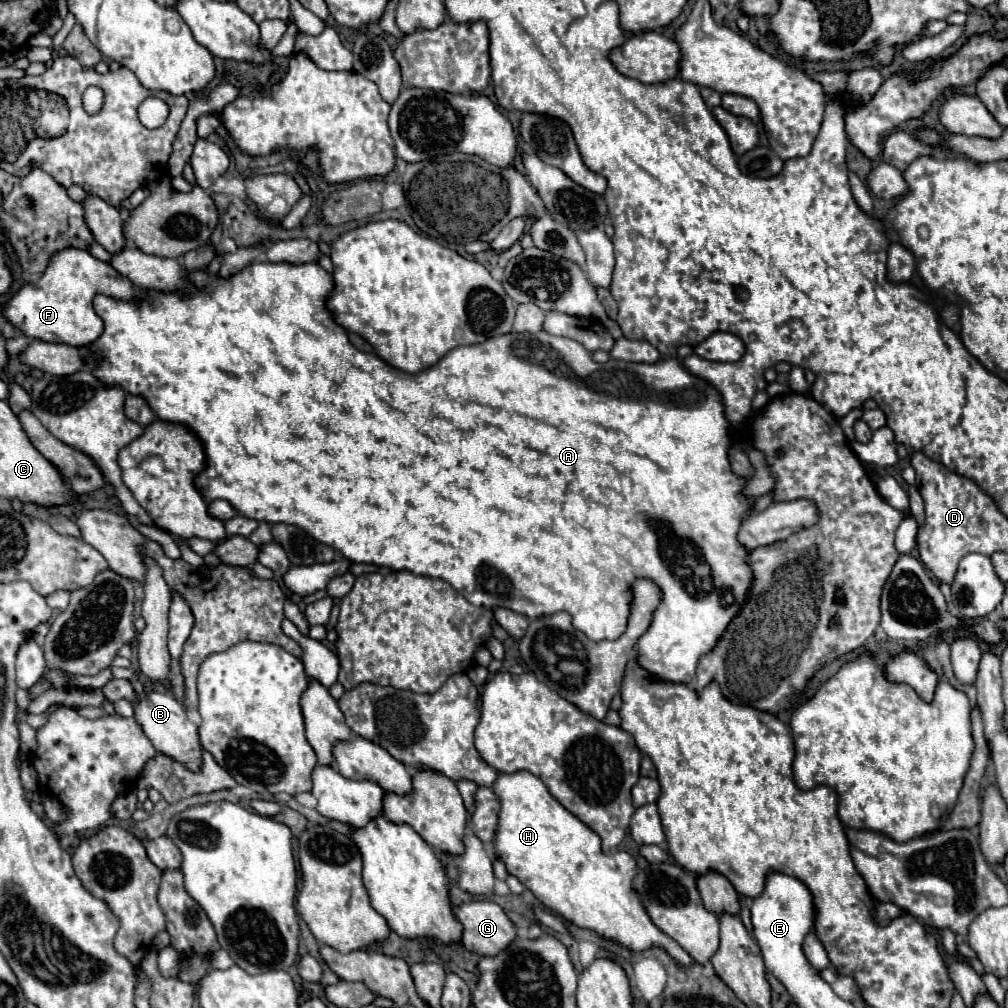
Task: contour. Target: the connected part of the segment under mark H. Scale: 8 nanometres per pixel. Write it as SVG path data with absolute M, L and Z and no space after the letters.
M530 772L516 774L498 774L498 780L492 788L500 798L500 820L496 834L496 856L506 864L508 872L514 874L532 894L554 914L562 916L566 922L572 922L578 928L588 928L600 934L604 940L616 942L630 952L644 952L650 948L662 948L668 956L680 966L692 966L692 958L684 952L674 940L670 940L662 930L654 926L650 916L646 916L646 908L642 908L642 900L638 900L638 892L634 892L634 876L638 874L636 860L624 852L602 852L600 836L586 828L572 812L568 812L554 796L550 796L548 788Z

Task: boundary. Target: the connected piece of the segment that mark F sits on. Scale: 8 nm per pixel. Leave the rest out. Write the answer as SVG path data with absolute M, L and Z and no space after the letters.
M66 248L52 256L46 272L38 282L22 286L4 306L4 316L28 338L44 342L62 342L70 346L86 346L102 336L102 318L94 312L92 300L96 294L116 300L134 302L144 296L144 290L118 276L110 264L96 260L88 250Z

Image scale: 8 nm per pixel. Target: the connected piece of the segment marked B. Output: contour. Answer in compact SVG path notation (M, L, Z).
M148 692L134 706L134 718L142 726L144 734L150 738L156 752L174 756L174 760L182 760L186 768L198 768L198 764L202 764L202 744L198 740L198 726L188 720L184 706L170 692Z

